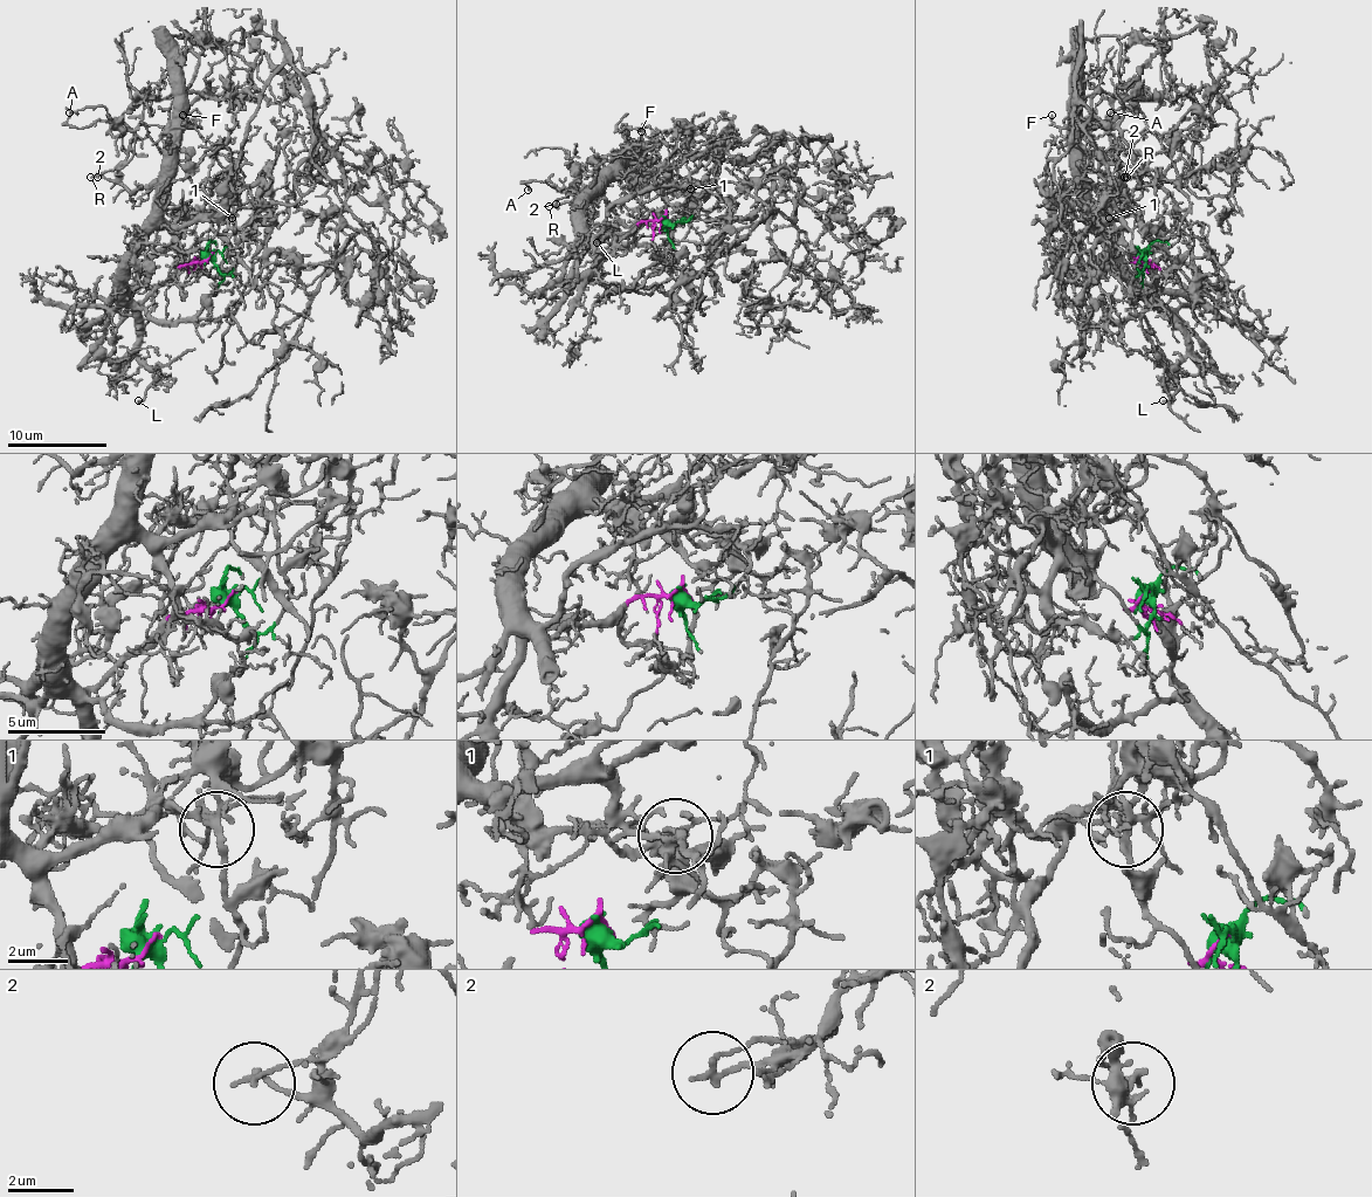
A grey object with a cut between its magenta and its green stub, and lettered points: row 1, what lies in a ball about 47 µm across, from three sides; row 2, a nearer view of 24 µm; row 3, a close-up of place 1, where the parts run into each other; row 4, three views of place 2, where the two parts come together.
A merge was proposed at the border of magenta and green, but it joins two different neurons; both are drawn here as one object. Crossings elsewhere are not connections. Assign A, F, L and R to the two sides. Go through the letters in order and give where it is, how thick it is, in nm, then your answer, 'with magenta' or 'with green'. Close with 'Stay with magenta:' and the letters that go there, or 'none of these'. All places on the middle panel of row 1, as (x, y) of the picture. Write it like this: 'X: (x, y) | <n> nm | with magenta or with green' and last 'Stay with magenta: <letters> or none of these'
A: (528, 190) | 120 nm | with green
F: (641, 131) | 120 nm | with magenta
L: (597, 242) | 200 nm | with magenta
R: (549, 206) | 160 nm | with magenta
Stay with magenta: F, L, R

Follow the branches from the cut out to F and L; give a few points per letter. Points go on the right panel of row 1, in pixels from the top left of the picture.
F: (1139, 256), (1162, 301), (1130, 274), (1117, 239), (1093, 208), (1084, 149), (1069, 129), (1052, 122), (1052, 114)
L: (1139, 256), (1164, 316), (1184, 336), (1187, 356), (1174, 371), (1174, 396), (1162, 401)

